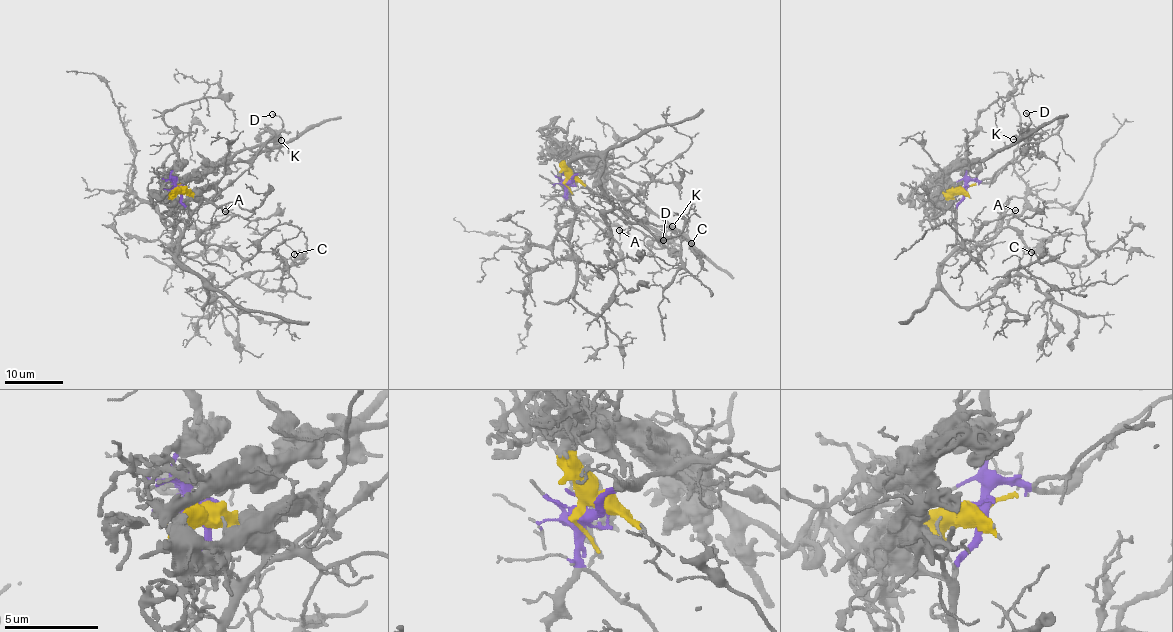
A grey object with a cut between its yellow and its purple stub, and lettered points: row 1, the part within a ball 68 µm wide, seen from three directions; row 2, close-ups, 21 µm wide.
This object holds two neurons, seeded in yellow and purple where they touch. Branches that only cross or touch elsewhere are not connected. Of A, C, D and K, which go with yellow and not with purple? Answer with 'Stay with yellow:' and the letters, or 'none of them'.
Stay with yellow: D, K

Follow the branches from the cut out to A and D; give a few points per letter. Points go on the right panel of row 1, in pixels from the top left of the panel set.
A: (963, 190), (962, 202), (955, 210), (958, 246), (967, 243), (984, 225), (1014, 210)
D: (963, 190), (938, 191), (931, 188), (967, 163), (982, 161), (1016, 140), (1029, 126), (1030, 118), (1025, 112)

